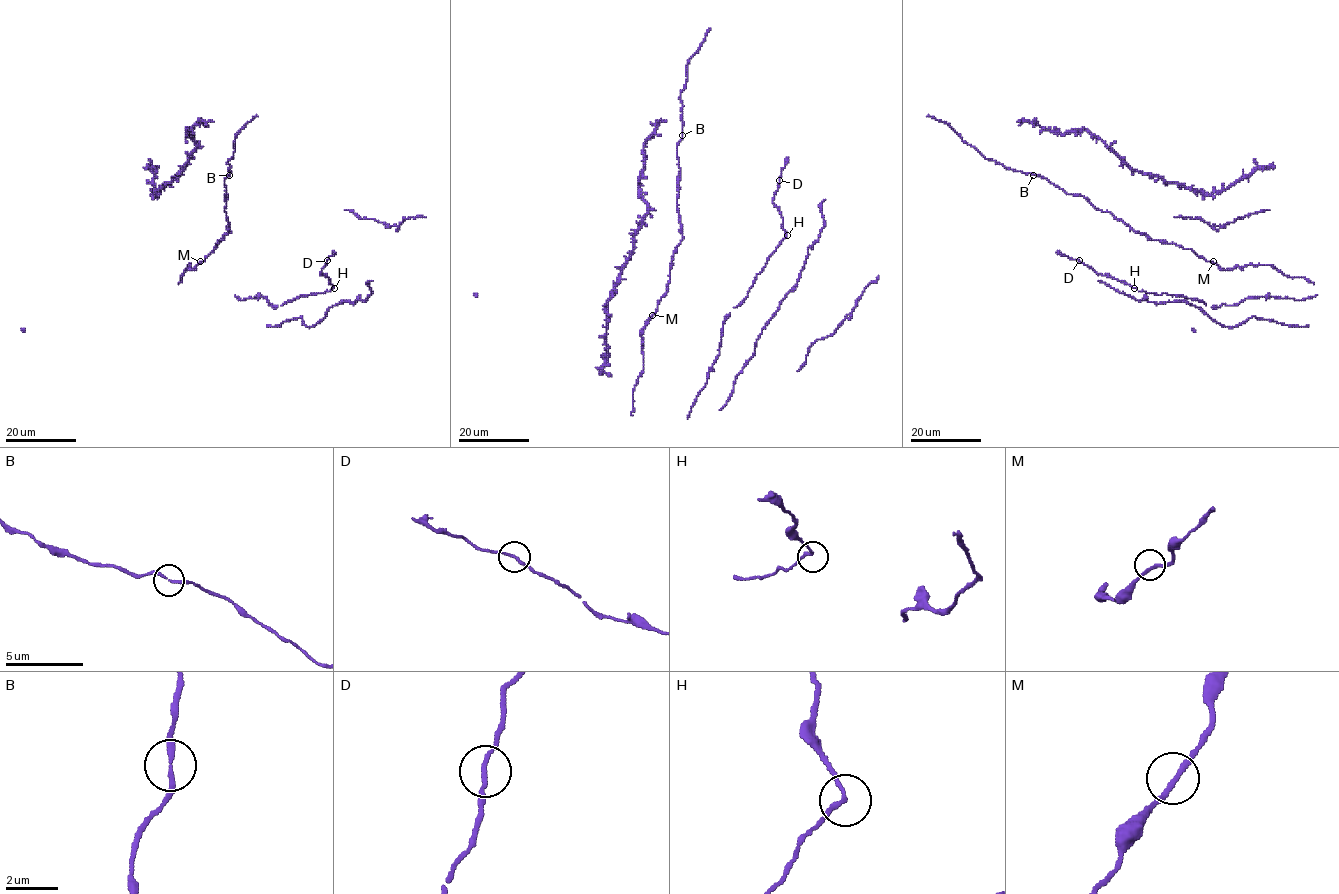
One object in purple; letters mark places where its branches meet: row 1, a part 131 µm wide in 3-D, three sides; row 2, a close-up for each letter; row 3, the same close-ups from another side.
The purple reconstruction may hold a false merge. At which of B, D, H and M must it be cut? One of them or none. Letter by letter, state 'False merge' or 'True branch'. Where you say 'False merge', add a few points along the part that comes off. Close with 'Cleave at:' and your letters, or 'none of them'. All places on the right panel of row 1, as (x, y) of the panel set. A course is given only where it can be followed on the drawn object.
B: True branch
D: True branch
H: True branch
M: True branch
Cleave at: none of them

